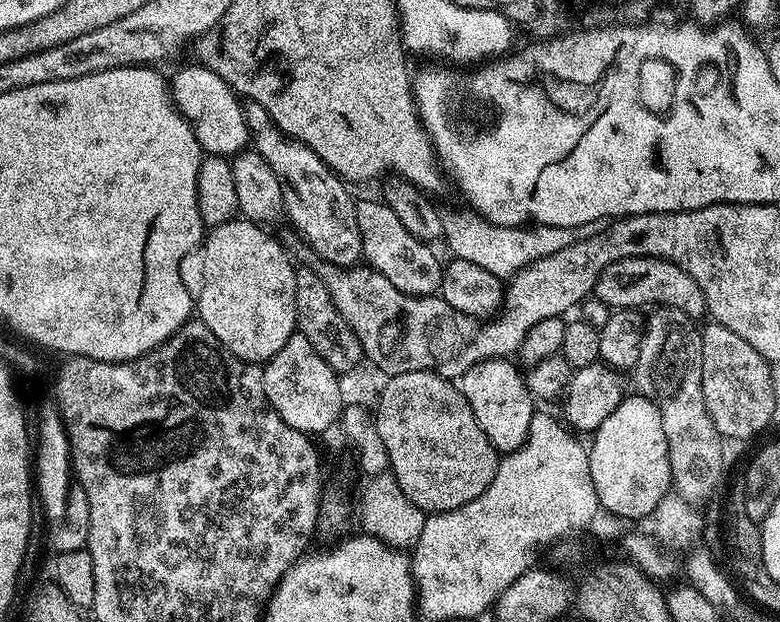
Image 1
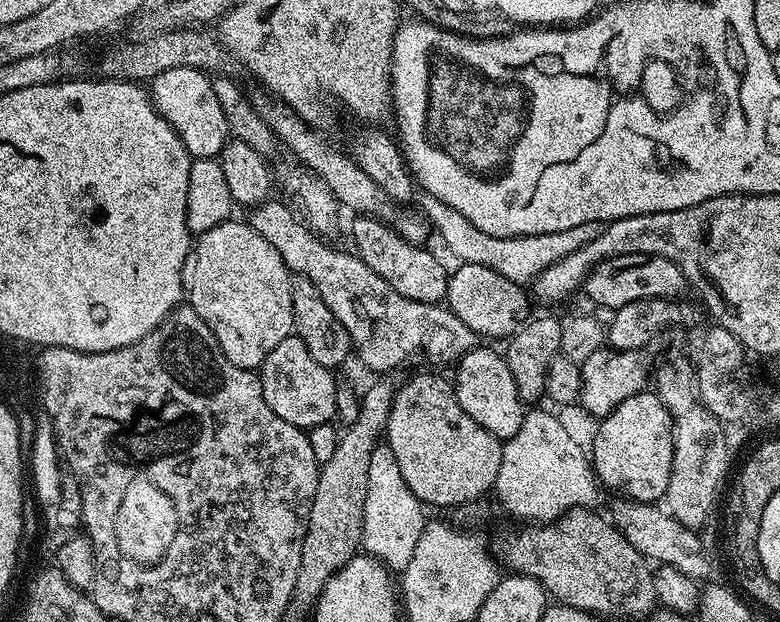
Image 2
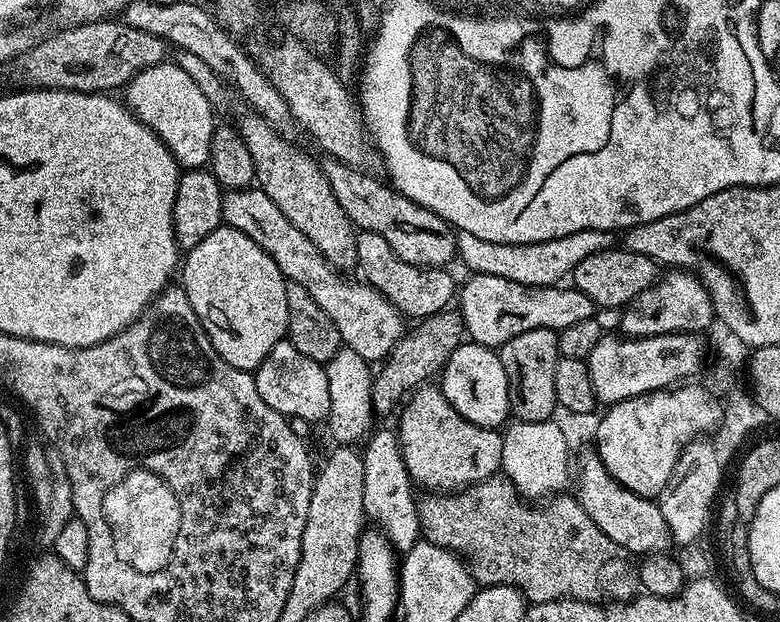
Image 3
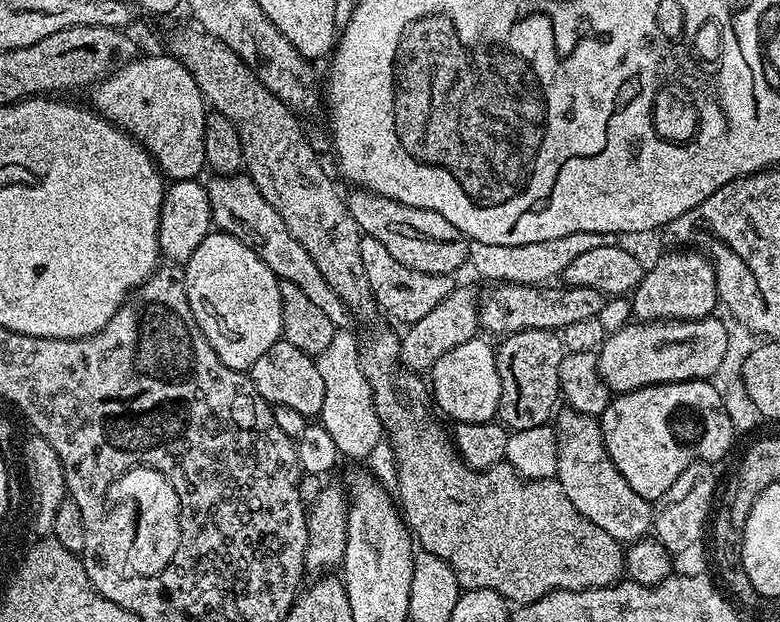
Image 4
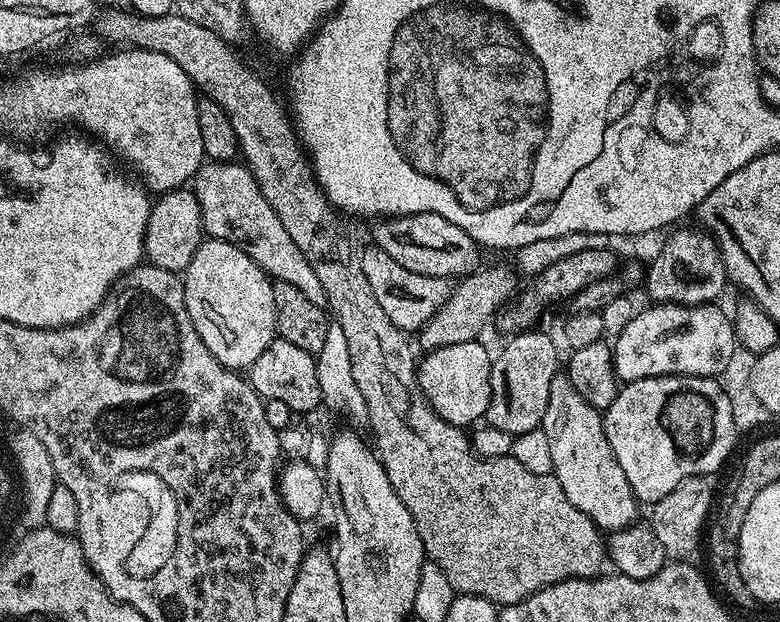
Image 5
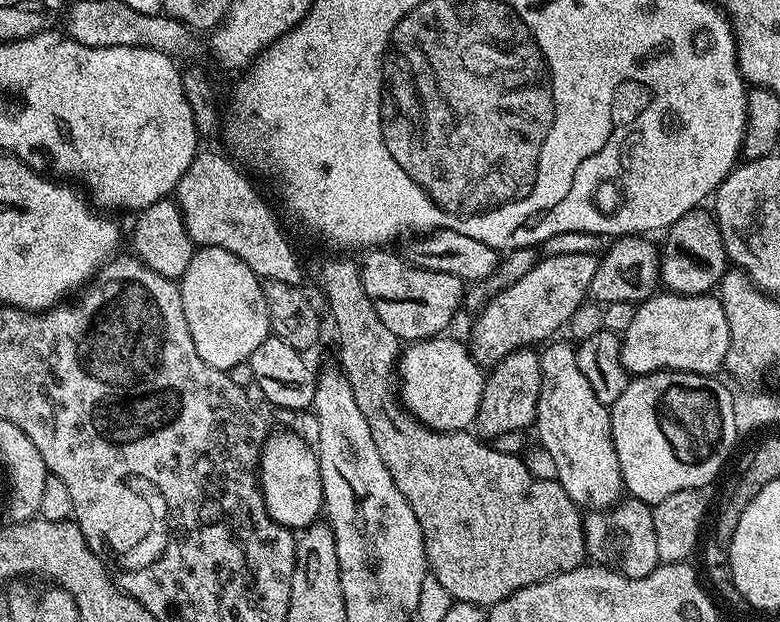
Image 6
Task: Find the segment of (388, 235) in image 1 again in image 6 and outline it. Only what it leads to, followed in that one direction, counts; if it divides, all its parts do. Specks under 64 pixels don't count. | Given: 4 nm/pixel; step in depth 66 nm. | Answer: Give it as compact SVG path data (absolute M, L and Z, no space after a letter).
M372 250L365 260L359 261L362 286L366 286L366 295L374 302L382 326L390 330L401 342L431 340L441 335L444 328L456 316L460 304L466 300L466 284L454 274L442 274L438 270L415 268L403 255L396 256L392 250Z

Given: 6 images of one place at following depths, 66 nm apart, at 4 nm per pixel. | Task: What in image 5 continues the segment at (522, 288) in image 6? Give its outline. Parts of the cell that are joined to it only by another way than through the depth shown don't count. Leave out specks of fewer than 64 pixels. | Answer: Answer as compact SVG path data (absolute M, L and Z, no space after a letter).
M581 250L579 254L570 254L570 258L562 258L562 262L554 262L554 266L549 266L547 270L542 270L542 274L534 277L529 283L532 285L528 289L525 287L511 306L503 309L505 330L512 334L517 330L531 329L535 325L532 323L543 314L544 308L578 295L587 284L609 279L615 273L612 271L616 264L618 268L618 258L610 250Z

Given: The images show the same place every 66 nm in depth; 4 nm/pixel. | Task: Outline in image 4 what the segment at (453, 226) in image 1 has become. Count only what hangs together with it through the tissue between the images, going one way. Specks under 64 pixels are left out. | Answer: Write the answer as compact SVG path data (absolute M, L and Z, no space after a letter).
M579 232L562 234L562 238L550 238L547 242L526 242L522 246L494 246L491 242L471 241L468 246L468 264L488 282L501 284L547 285L555 278L563 277L566 266L582 254L598 246L618 246L630 254L647 257L648 247L654 239L650 232Z

